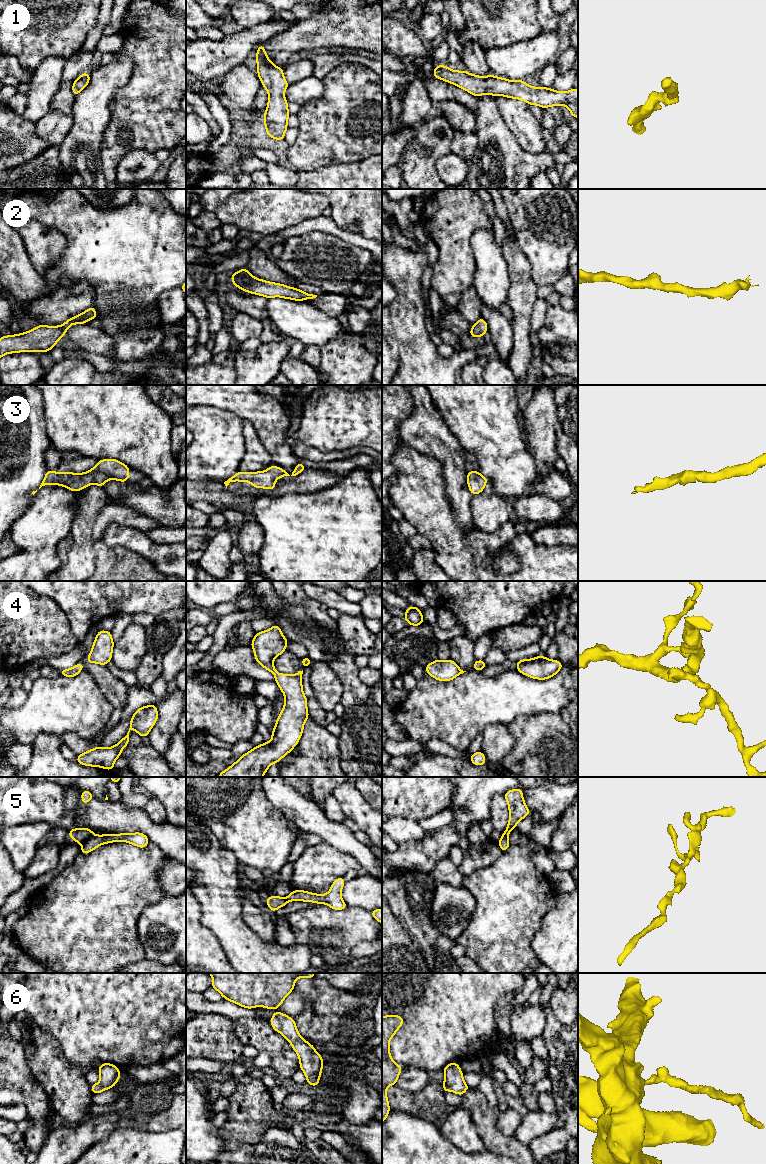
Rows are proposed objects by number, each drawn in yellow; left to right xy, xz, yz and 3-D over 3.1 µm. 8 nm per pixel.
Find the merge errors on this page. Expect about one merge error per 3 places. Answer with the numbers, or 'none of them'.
5

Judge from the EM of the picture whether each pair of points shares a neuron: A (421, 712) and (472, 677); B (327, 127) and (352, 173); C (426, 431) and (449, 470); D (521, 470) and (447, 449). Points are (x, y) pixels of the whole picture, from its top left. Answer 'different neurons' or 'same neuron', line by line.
A: same neuron
B: different neurons
C: same neuron
D: different neurons

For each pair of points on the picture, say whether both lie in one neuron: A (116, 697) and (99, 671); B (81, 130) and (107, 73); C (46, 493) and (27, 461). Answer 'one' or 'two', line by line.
A: one
B: one
C: two

